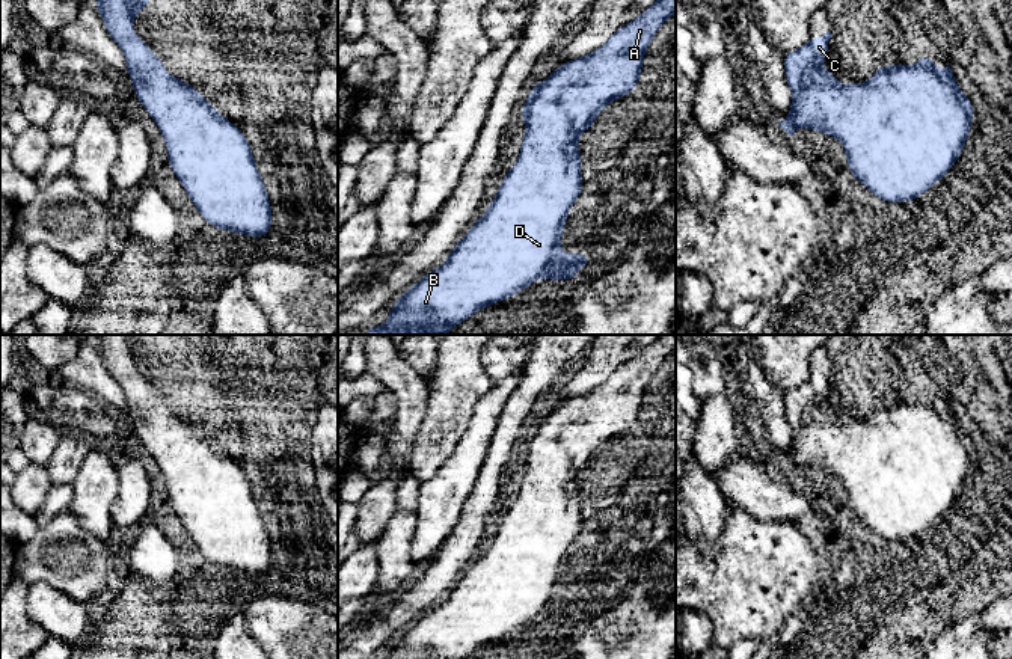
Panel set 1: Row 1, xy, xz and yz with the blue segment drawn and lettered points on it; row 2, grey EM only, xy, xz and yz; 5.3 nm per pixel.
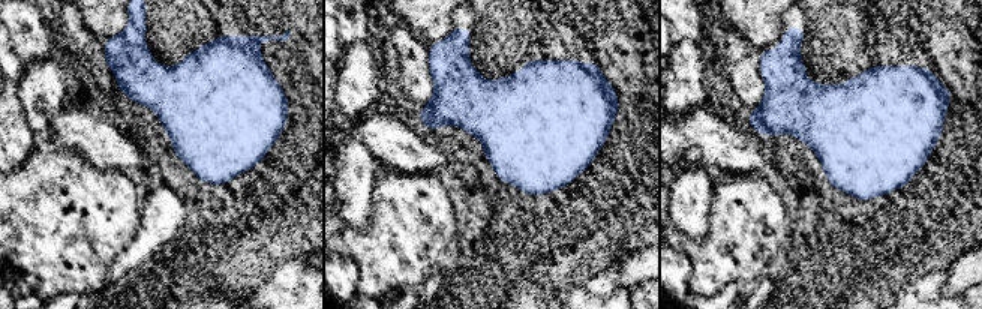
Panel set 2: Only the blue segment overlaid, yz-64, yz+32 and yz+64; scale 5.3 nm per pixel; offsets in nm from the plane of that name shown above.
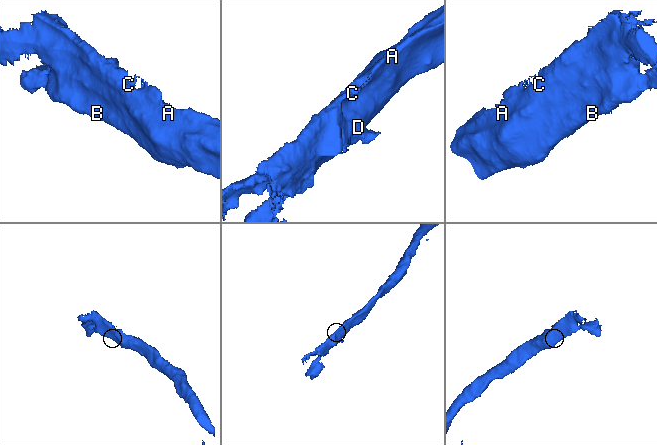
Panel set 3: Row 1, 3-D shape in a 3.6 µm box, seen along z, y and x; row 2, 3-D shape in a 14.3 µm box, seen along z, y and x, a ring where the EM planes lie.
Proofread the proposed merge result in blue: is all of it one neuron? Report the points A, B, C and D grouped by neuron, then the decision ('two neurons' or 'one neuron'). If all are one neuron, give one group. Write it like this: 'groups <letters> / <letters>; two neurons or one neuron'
groups A B C D; one neuron

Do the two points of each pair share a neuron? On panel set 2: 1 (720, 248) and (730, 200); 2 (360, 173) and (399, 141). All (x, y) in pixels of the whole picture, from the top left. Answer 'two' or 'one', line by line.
1: one
2: two

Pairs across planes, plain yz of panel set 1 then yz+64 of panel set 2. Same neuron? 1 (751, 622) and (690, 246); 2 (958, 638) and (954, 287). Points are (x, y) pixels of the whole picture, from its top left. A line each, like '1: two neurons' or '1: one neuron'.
1: one neuron
2: two neurons

